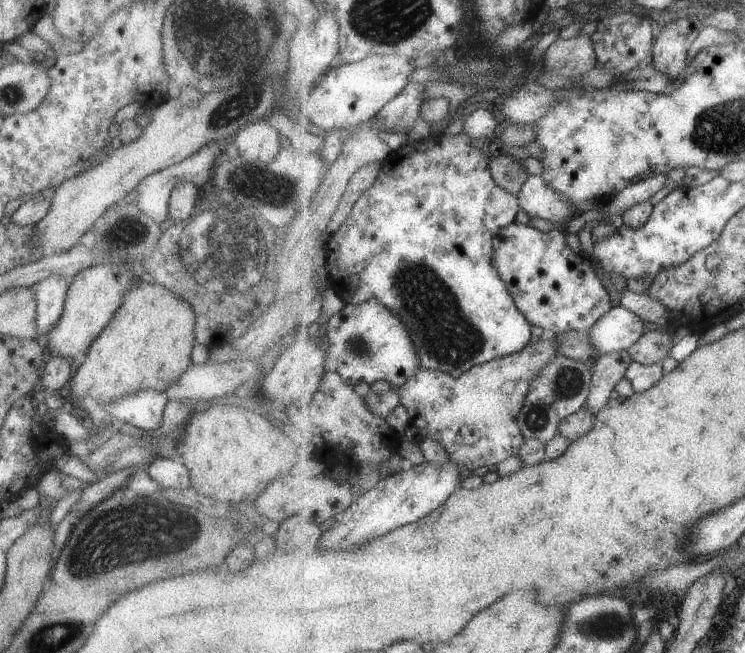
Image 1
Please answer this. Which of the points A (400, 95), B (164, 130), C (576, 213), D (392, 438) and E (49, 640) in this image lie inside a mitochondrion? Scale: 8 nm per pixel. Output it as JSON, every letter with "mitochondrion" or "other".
{"A":"other","B":"other","C":"other","D":"other","E":"mitochondrion"}

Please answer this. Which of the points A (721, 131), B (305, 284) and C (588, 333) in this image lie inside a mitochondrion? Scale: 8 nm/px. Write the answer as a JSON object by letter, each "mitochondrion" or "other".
{"A":"mitochondrion","B":"other","C":"other"}

